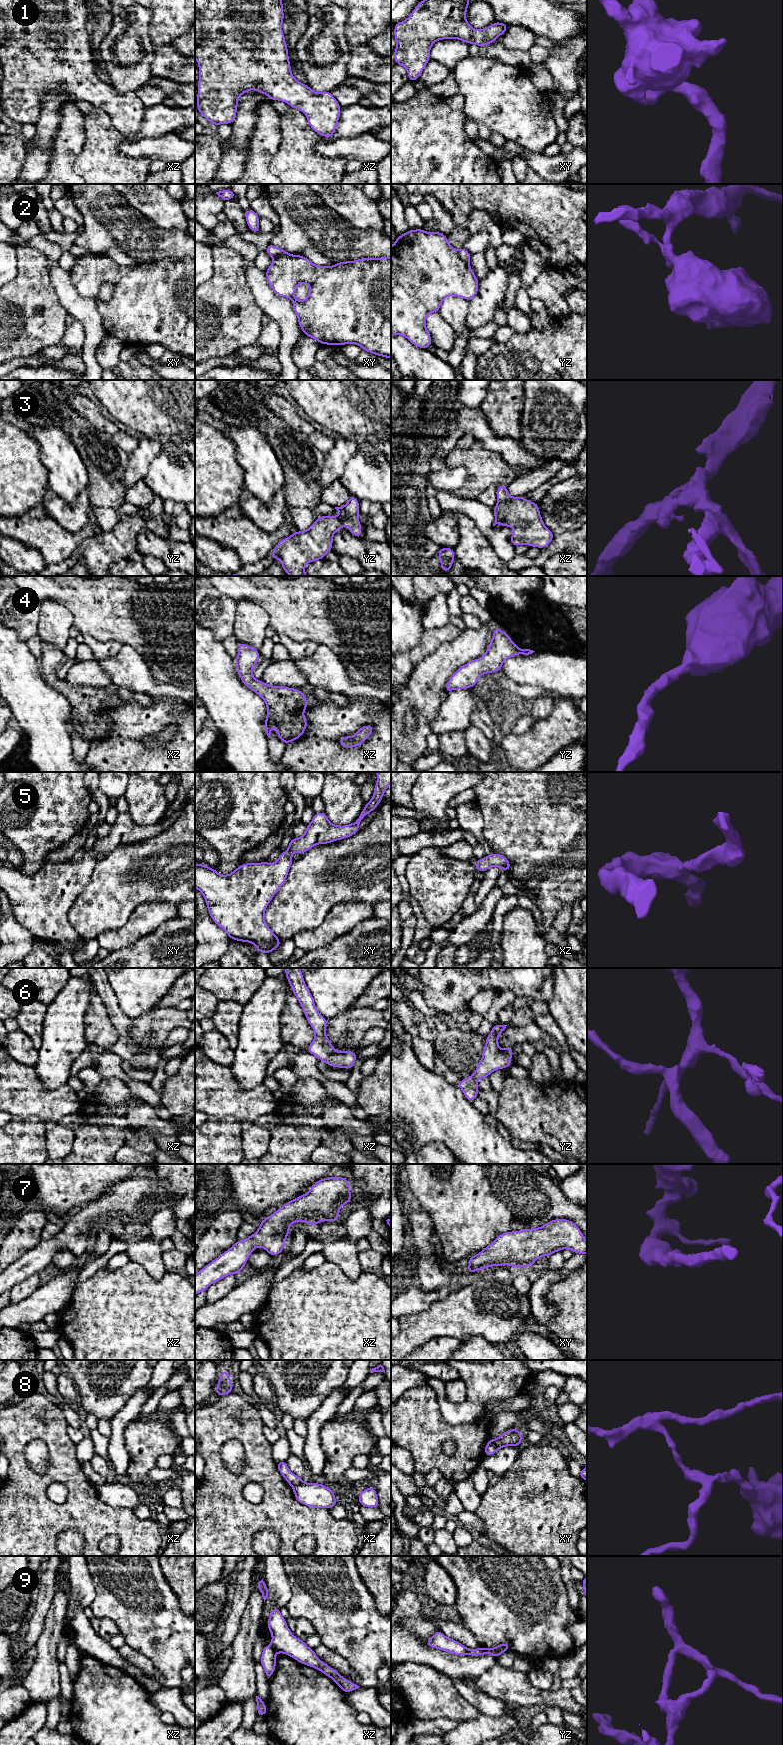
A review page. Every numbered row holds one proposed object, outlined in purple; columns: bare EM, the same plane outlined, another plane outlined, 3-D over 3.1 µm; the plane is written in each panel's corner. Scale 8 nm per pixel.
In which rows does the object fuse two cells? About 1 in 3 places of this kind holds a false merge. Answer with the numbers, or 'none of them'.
2, 8, 9

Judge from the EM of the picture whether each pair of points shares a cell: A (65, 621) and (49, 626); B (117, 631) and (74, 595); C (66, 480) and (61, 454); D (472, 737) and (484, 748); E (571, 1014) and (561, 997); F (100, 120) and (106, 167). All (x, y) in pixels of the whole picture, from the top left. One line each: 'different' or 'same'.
A: same
B: same
C: same
D: same
E: same
F: same

